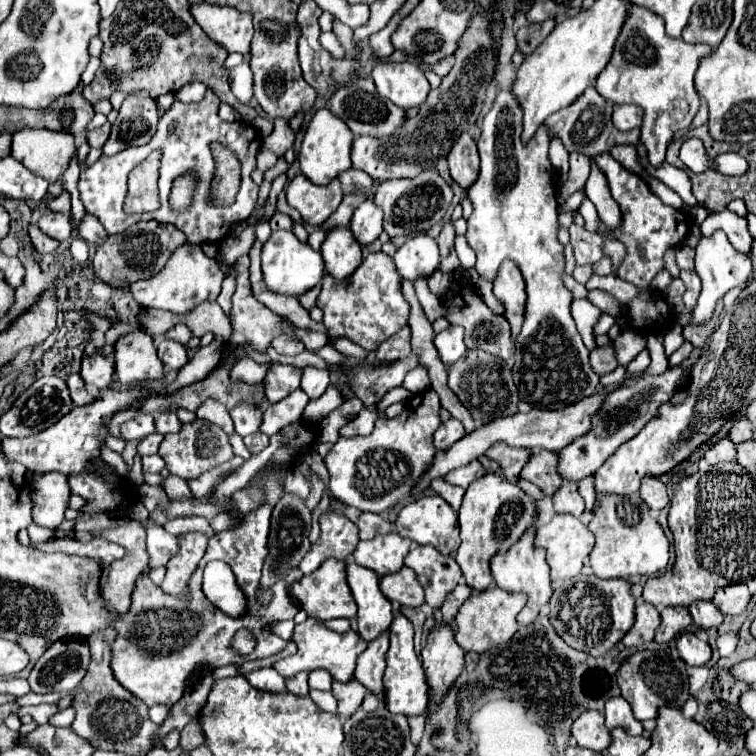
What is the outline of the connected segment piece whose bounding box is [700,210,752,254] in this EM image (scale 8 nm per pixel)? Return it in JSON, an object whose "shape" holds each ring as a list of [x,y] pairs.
{"shape":[[[722,210],[722,212],[712,212],[702,224],[700,224],[700,230],[704,236],[710,236],[714,230],[724,230],[730,244],[744,252],[744,254],[750,254],[750,244],[752,244],[752,236],[748,232],[748,226],[746,226],[746,218],[740,218],[736,216],[734,212],[730,210]]]}

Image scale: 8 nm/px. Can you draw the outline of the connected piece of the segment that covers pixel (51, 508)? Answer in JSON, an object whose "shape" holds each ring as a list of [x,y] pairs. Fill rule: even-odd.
{"shape":[[[48,472],[48,474],[40,476],[32,484],[32,500],[34,500],[32,520],[44,528],[56,528],[64,520],[64,510],[68,508],[68,498],[70,498],[70,486],[68,486],[68,478],[64,474]]]}

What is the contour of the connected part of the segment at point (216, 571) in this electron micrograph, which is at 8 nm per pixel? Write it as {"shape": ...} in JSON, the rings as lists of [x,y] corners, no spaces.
{"shape":[[[208,562],[204,568],[206,598],[228,616],[242,616],[246,612],[246,596],[236,584],[236,578],[226,562]]]}

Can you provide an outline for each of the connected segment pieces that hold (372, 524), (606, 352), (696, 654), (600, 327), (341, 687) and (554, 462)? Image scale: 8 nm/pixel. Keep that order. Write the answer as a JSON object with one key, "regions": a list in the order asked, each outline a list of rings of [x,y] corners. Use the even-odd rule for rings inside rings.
{"regions":[[[[362,512],[362,516],[358,518],[356,524],[360,528],[360,540],[372,540],[378,534],[394,532],[392,522],[384,520],[380,514],[372,514],[372,512]]],[[[613,340],[604,347],[598,347],[590,352],[590,364],[592,370],[596,370],[596,374],[608,374],[612,370],[616,370],[620,364],[616,360],[613,348]]],[[[682,632],[676,640],[676,648],[680,652],[680,658],[688,664],[688,666],[702,666],[710,660],[710,644],[700,640],[694,632]]],[[[600,314],[598,322],[596,322],[596,326],[594,326],[592,330],[594,330],[594,334],[596,334],[596,336],[600,336],[600,334],[606,334],[614,322],[616,322],[616,320],[614,320],[612,316],[608,316],[608,314]]],[[[352,678],[352,682],[336,682],[332,680],[332,694],[338,700],[338,714],[342,718],[350,718],[364,700],[364,686]]],[[[540,450],[540,452],[532,454],[530,462],[524,466],[520,476],[524,480],[530,480],[532,484],[536,484],[546,496],[552,496],[564,482],[558,472],[558,452]]]]}

